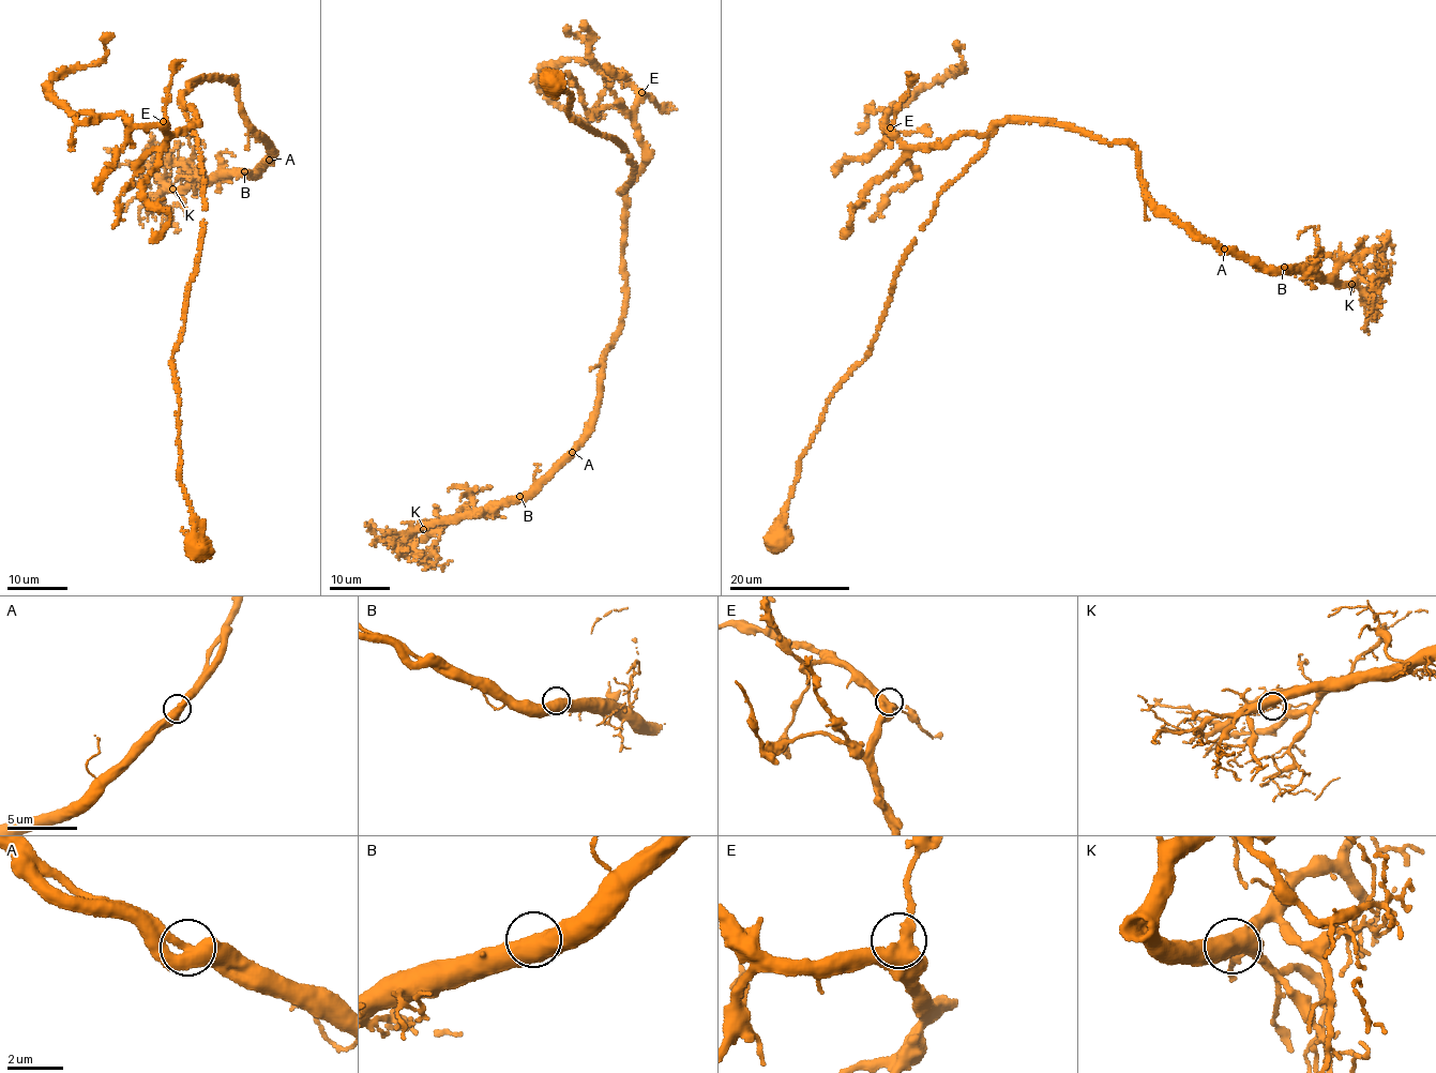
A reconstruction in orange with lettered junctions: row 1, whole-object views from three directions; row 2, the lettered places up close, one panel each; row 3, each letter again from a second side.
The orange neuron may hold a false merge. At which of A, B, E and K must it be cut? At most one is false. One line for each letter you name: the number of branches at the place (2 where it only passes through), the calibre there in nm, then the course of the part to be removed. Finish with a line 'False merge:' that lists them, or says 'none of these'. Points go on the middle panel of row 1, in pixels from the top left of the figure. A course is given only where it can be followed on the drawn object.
False merge: none of these

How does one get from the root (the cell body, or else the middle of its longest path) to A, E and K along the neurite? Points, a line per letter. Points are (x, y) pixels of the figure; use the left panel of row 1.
A: (201, 547), (180, 479), (172, 358), (205, 181), (180, 95), (211, 75), (237, 78), (270, 159)
E: (201, 547), (180, 479), (172, 358), (205, 181), (191, 108), (176, 134), (163, 121)
K: (201, 547), (172, 358), (205, 181), (180, 96), (237, 78), (270, 159), (172, 189)

